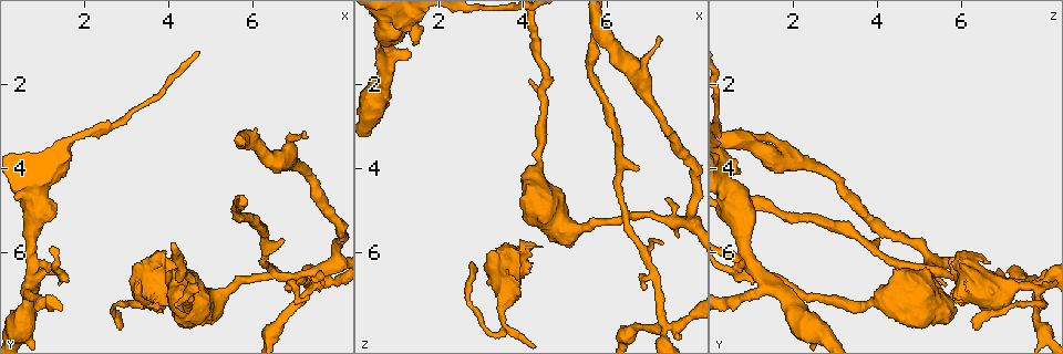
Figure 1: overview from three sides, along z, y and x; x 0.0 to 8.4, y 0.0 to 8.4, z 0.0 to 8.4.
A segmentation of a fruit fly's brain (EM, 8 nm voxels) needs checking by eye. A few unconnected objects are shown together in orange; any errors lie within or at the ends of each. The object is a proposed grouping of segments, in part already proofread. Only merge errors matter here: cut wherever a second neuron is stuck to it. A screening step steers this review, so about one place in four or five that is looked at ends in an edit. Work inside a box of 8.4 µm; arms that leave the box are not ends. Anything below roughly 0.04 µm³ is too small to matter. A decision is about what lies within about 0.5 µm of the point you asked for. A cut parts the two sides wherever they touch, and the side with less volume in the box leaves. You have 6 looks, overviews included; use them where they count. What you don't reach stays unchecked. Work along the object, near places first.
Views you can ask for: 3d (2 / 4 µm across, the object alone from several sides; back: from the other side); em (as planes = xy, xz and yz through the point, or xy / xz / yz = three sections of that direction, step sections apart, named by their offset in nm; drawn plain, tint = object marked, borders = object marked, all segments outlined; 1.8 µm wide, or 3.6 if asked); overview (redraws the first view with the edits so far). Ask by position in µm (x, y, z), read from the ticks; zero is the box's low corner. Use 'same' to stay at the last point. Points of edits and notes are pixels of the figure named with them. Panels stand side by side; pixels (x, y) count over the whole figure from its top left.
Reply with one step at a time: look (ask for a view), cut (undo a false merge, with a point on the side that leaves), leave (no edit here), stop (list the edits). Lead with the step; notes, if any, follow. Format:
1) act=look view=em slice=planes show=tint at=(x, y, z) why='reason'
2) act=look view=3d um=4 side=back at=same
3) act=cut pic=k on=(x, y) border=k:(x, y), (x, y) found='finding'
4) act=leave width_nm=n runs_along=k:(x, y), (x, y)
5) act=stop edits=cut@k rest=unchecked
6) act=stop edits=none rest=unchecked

act=look view=em slice=planes show=tint at=(3.50, 6.85, 7.70) why='sudden change in width'

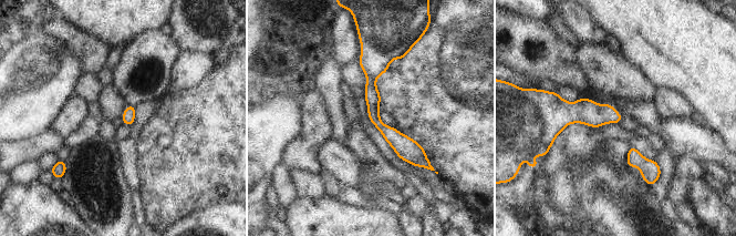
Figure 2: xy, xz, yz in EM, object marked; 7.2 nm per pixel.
act=leave runs_along=2:(365, 54), (374, 119), (421, 164) found='all the same neuron'

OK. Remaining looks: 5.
act=look view=em slice=planes show=tint at=(0.85, 6.70, 1.40) why='three arms meet'

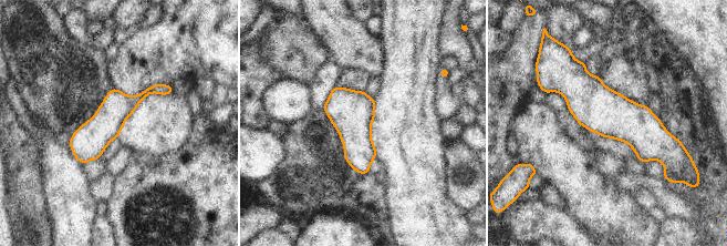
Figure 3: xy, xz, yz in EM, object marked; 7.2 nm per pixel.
act=leave runs_along=3:(554, 89), (579, 89), (673, 146) found='all the same neuron'

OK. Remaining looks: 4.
act=look view=3d um=4 at=(4.35, 7.10, 4.15) why='calibre changes'

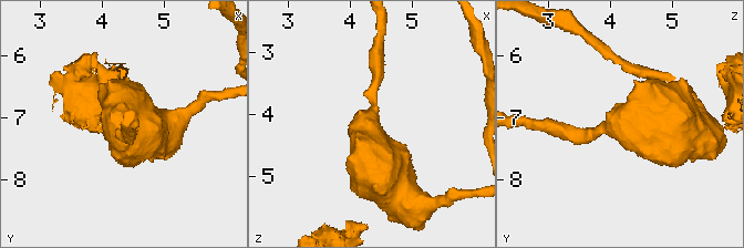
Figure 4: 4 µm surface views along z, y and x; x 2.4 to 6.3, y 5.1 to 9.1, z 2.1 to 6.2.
act=look view=em um=3.6 slice=planes show=borders at=(4.30, 7.10, 4.15) why='shape alone is not enough'

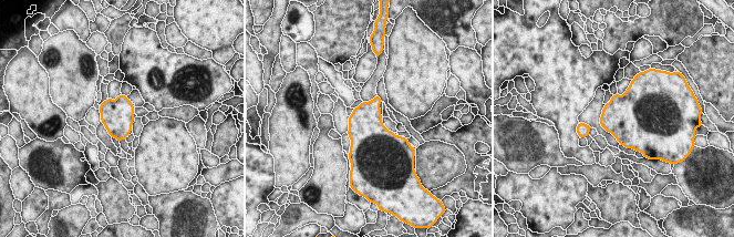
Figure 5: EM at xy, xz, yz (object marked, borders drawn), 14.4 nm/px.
act=leave found='one neuron here'

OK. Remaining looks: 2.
act=stop edits=none rest=unchecked

